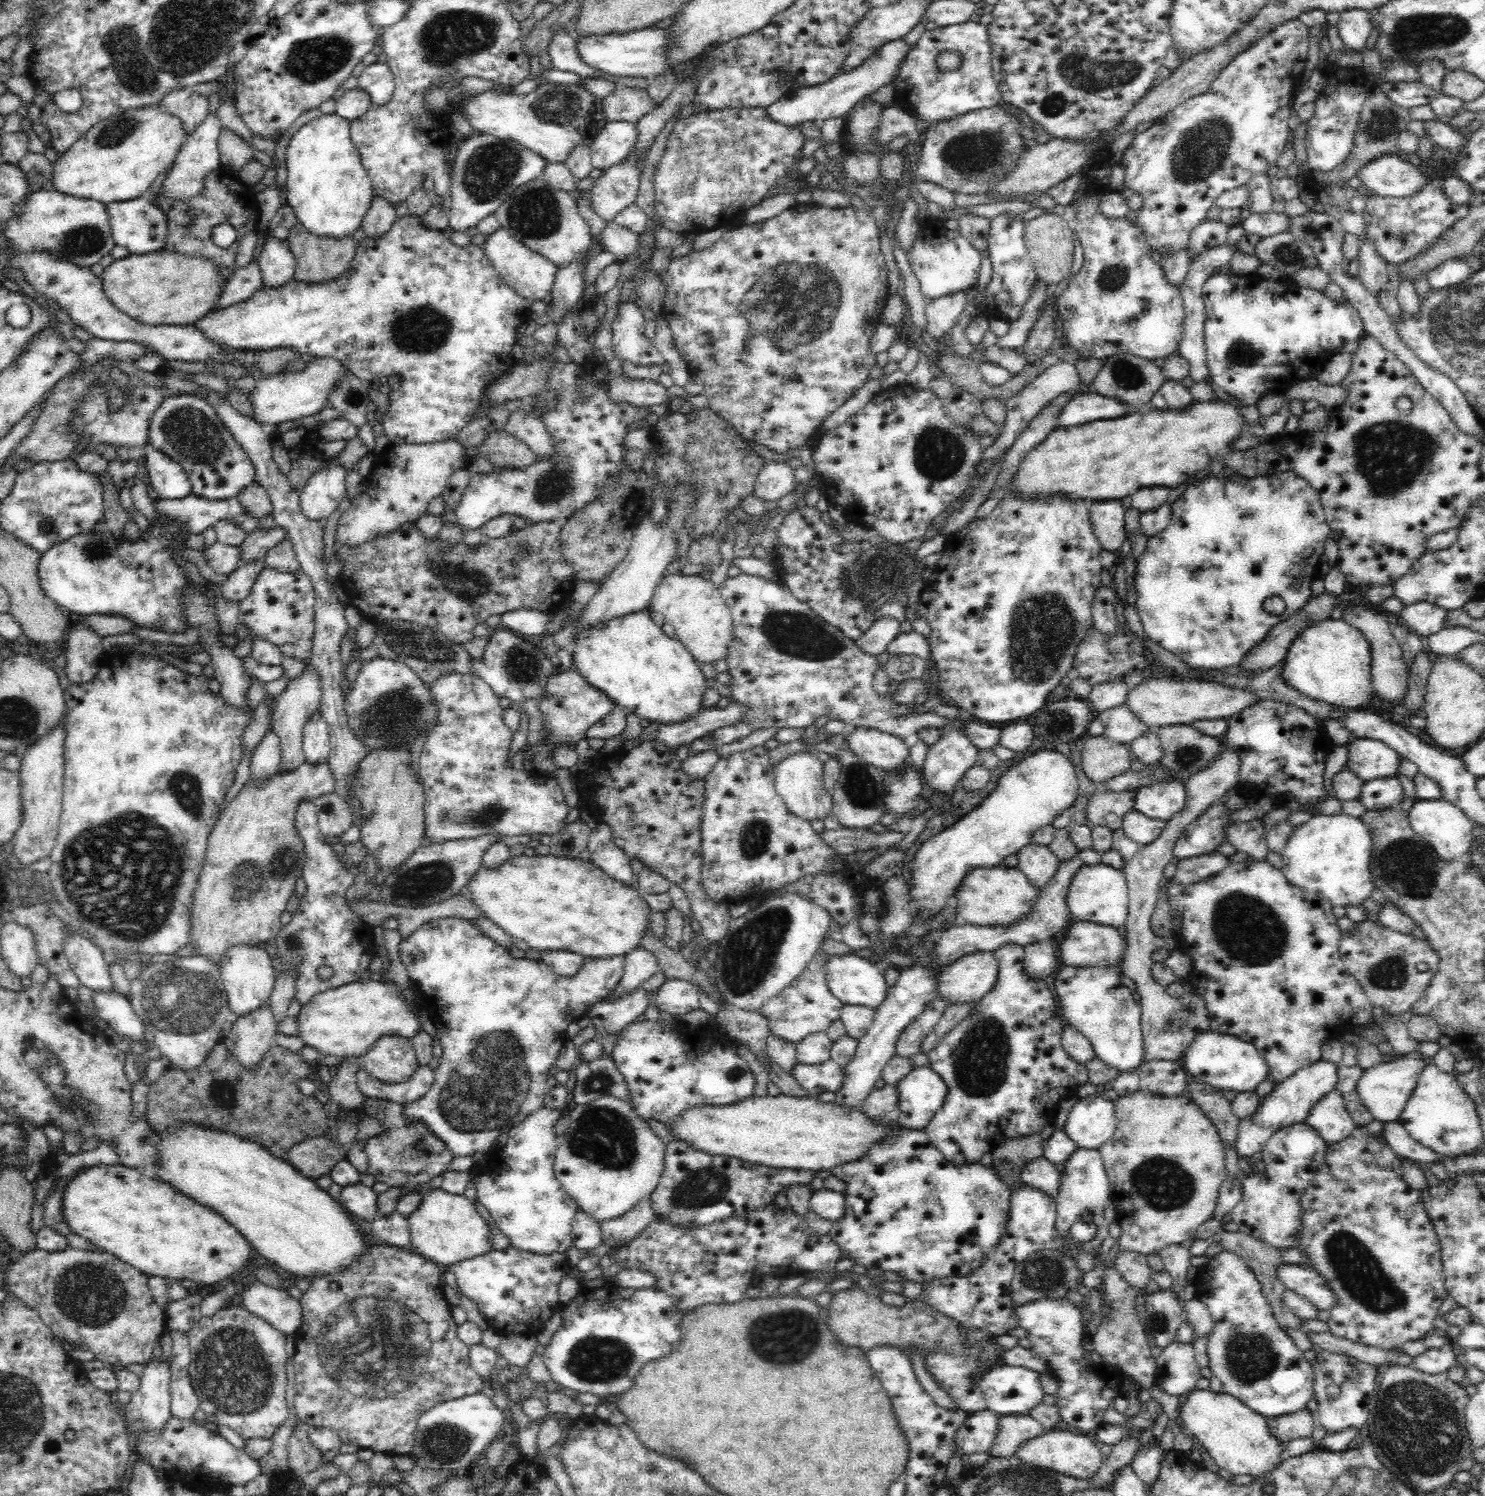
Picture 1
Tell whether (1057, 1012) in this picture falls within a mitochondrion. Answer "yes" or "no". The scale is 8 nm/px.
no

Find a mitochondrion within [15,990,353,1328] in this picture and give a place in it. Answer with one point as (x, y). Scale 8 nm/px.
(65, 1091)

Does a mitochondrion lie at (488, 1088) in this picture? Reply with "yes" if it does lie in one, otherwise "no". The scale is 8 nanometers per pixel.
yes

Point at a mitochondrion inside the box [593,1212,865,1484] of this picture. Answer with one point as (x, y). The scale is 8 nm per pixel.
(783, 1338)

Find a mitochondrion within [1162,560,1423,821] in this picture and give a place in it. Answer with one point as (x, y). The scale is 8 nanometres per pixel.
(1187, 758)

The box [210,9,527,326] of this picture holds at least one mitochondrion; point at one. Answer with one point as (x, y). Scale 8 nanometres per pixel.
(311, 60)

